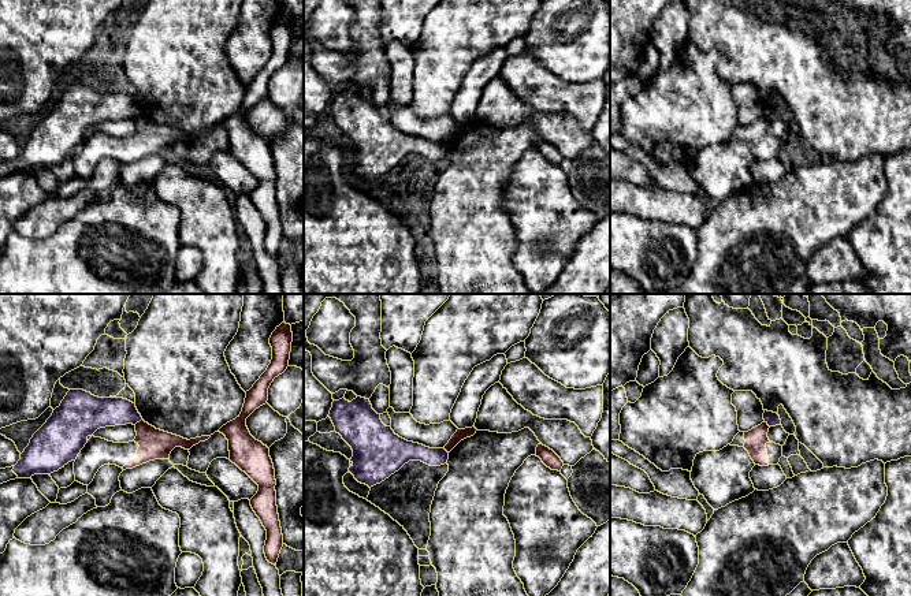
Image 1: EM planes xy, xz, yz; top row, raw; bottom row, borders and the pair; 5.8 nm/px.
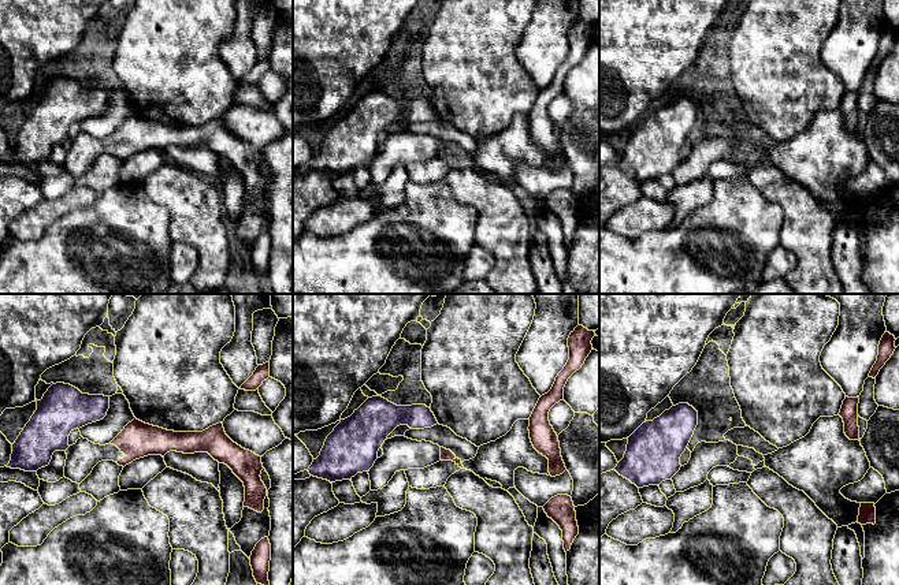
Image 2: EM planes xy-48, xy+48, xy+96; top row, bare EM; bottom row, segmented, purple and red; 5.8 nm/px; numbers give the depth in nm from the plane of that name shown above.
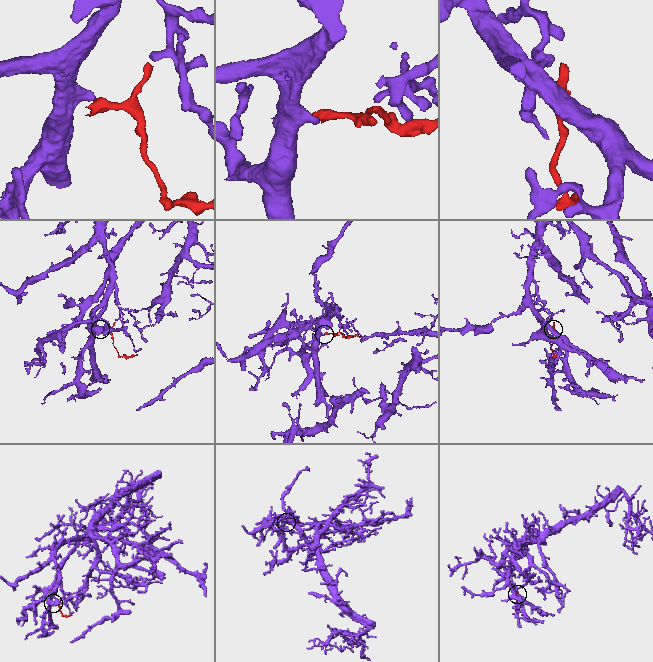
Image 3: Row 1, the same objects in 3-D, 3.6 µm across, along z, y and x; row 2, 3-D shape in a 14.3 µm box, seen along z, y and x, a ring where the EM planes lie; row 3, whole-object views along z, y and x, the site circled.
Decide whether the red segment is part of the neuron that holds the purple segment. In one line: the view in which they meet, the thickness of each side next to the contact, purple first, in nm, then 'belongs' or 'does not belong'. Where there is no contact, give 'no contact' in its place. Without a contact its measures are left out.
xy | 180/180 nm | does not belong

